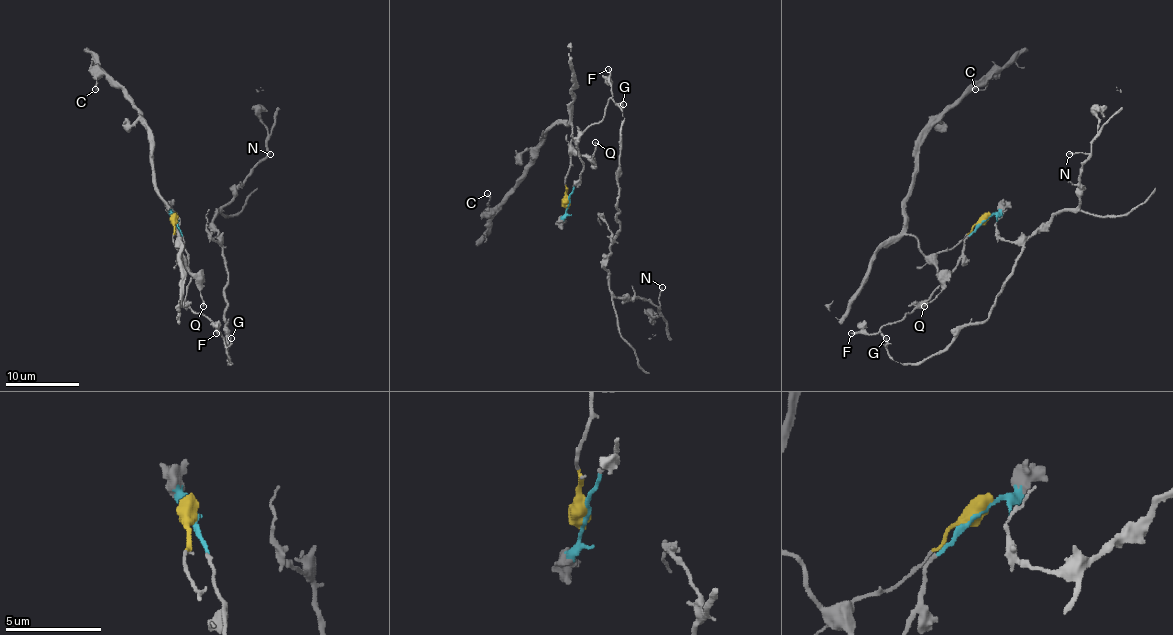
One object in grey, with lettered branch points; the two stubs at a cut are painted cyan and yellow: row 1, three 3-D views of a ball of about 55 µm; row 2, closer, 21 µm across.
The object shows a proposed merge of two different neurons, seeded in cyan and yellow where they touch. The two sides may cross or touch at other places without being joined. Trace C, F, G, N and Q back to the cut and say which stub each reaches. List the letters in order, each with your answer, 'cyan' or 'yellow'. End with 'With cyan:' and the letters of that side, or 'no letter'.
C: yellow
F: cyan
G: cyan
N: cyan
Q: yellow
With cyan: F, G, N

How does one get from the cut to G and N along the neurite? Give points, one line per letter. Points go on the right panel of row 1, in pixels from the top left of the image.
G: (984, 220), (966, 241), (962, 259), (951, 274), (900, 321), (881, 329), (885, 347), (887, 338)
N: (984, 220), (951, 274), (881, 329), (900, 363), (982, 323), (1021, 246), (1079, 204), (1088, 156), (1068, 154)

